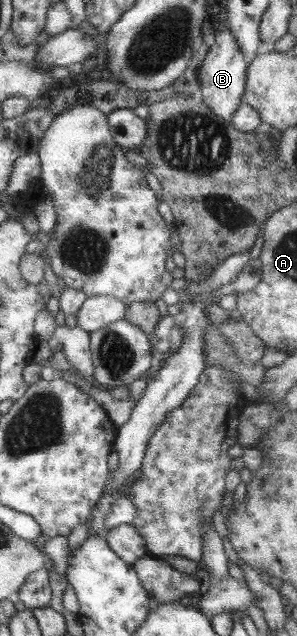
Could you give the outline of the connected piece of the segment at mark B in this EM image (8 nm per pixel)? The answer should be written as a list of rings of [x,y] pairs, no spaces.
[[[220,23],[215,28],[215,43],[202,63],[199,79],[205,104],[212,108],[213,113],[222,116],[226,121],[232,121],[236,110],[242,106],[247,87],[248,67],[249,64],[246,63],[236,35],[229,25]]]

